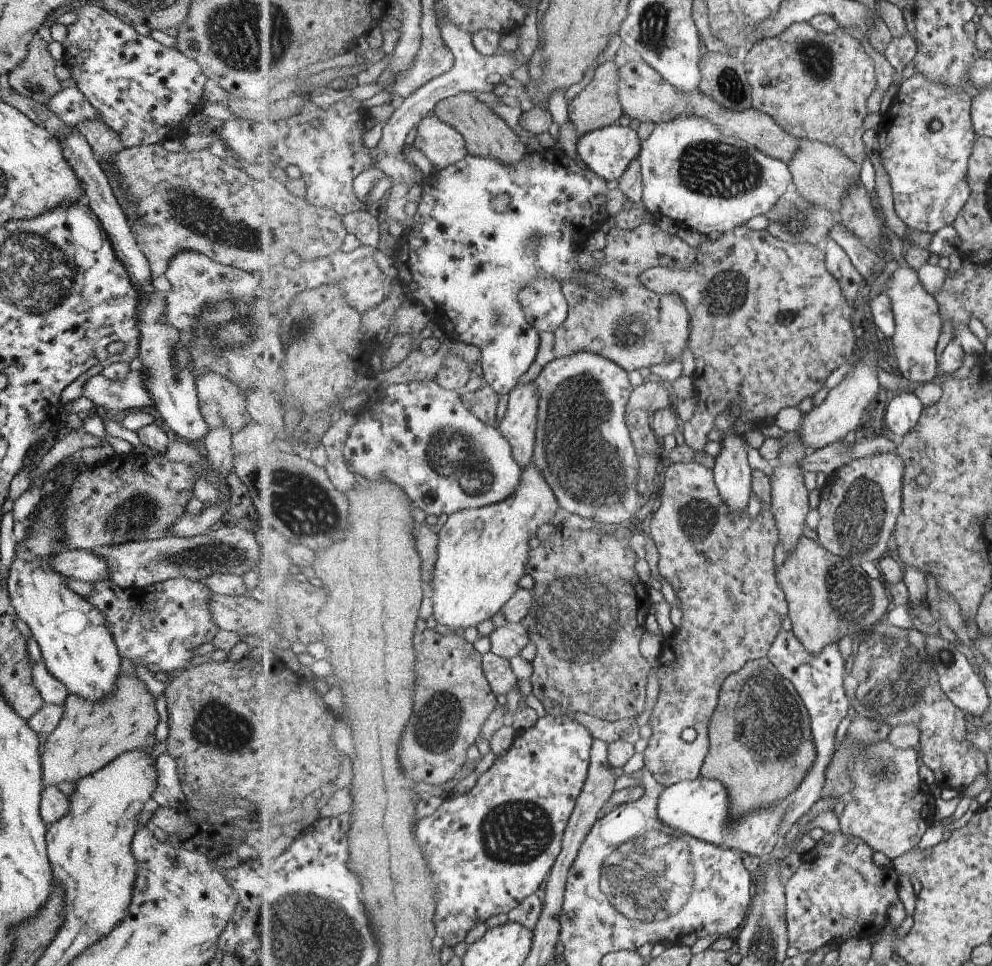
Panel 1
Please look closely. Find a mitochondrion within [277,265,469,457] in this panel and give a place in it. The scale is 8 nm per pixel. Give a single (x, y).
(305, 325)

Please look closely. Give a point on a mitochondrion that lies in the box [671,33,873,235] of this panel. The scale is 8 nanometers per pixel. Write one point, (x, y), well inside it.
(713, 170)

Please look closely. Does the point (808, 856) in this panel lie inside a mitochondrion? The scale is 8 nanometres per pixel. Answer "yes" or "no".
no

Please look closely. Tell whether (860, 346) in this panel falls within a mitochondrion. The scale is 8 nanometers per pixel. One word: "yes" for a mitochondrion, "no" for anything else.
no

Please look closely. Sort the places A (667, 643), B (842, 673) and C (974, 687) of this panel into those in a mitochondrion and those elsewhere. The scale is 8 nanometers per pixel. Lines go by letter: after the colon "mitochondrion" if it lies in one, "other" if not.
A: other
B: mitochondrion
C: other

